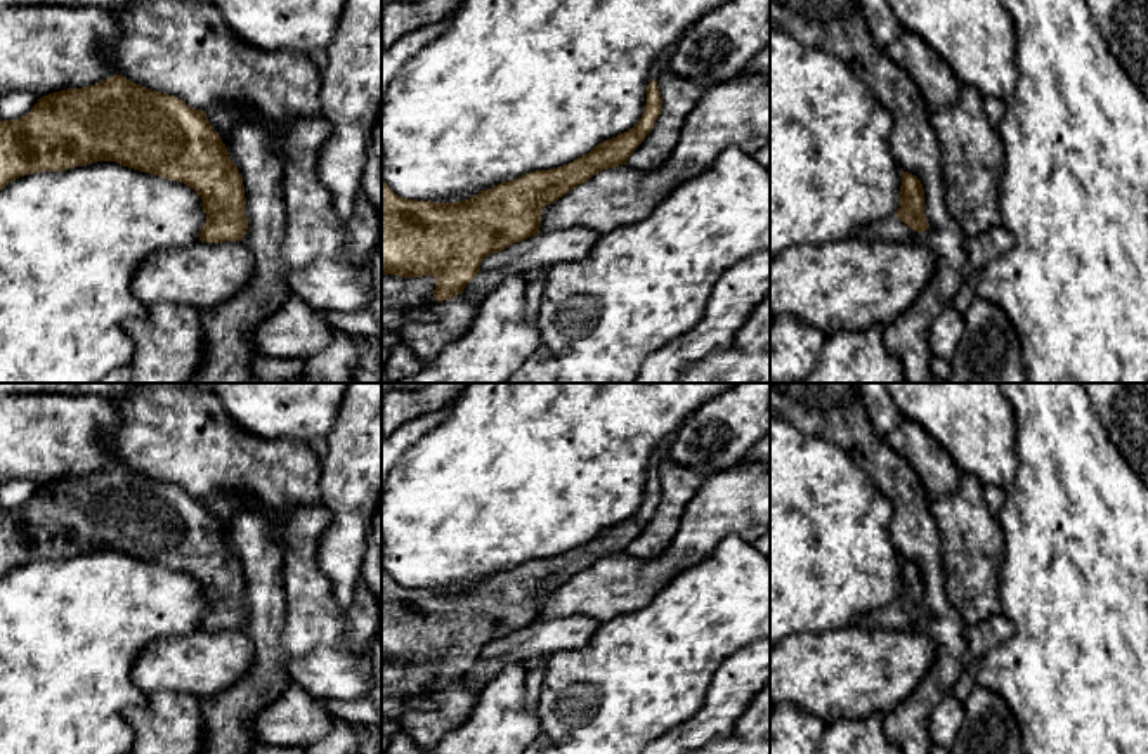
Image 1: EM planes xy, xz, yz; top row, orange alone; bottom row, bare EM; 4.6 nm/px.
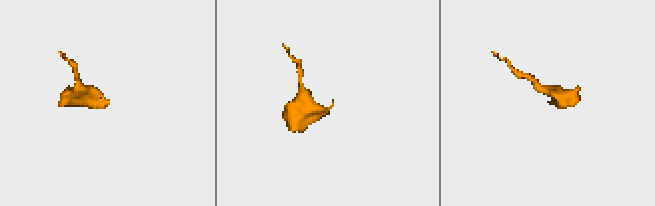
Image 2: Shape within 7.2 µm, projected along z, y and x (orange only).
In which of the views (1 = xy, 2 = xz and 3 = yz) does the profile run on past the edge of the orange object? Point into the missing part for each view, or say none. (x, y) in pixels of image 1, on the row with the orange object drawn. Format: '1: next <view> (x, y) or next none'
1: next none
2: next xz (659, 64)
3: next yz (890, 229)

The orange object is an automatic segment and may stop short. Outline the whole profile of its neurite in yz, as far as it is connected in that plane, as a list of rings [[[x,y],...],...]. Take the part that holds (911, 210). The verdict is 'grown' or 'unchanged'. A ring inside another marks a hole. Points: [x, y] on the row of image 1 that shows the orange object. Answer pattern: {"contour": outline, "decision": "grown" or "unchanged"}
{"contour": [[[902,172],[900,208],[884,220],[865,224],[851,232],[851,237],[867,241],[912,241],[919,232],[928,231],[929,224],[924,215],[924,189],[921,180]]], "decision": "grown"}

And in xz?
{"contour": [[[675,47],[657,55],[650,64],[647,104],[638,123],[628,132],[600,142],[588,154],[569,165],[525,173],[458,203],[406,199],[397,196],[382,179],[382,276],[432,276],[435,279],[434,296],[437,302],[444,302],[463,293],[466,284],[480,270],[486,257],[503,251],[531,236],[538,236],[546,205],[555,203],[579,184],[588,182],[598,172],[626,165],[628,158],[650,133],[662,111],[657,80],[668,69]]], "decision": "grown"}

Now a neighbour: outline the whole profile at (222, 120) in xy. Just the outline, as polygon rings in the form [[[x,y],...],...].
[[[224,106],[213,107],[206,111],[206,120],[213,127],[213,130],[220,135],[222,142],[227,147],[229,133],[238,121],[234,109]]]

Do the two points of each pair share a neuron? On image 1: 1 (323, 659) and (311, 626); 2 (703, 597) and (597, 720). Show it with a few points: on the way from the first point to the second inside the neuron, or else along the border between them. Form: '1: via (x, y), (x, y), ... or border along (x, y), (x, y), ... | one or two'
1: border along (358, 652), (316, 647), (304, 656), (290, 657) | two
2: via (689, 628), (628, 688) | one

